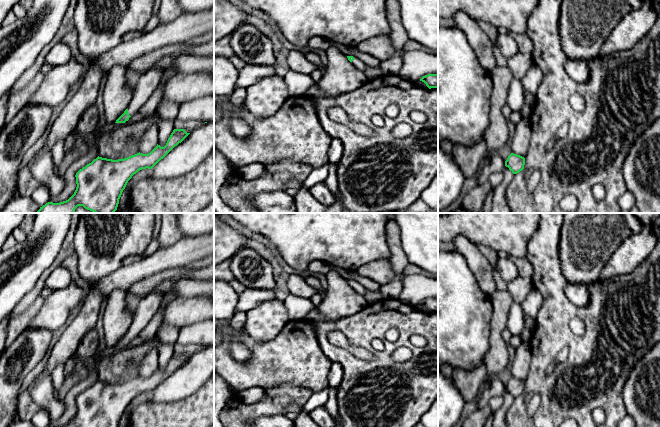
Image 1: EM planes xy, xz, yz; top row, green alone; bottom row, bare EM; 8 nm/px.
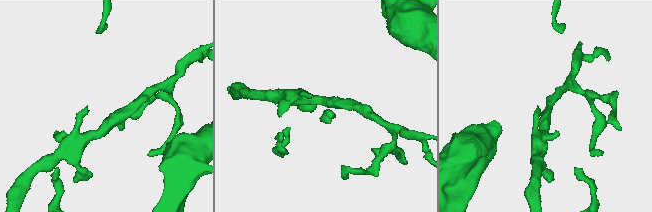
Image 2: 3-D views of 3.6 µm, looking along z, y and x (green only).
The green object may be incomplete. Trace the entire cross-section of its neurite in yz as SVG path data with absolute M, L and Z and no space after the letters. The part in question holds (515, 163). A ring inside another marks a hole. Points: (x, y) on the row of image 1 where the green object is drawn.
M511 153L505 161L505 166L508 167L513 174L517 174L522 171L524 169L524 165L525 158L514 153Z

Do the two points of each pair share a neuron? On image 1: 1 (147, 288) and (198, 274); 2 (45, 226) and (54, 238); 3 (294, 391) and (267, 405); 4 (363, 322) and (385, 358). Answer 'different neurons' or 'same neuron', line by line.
1: same neuron
2: same neuron
3: same neuron
4: same neuron

